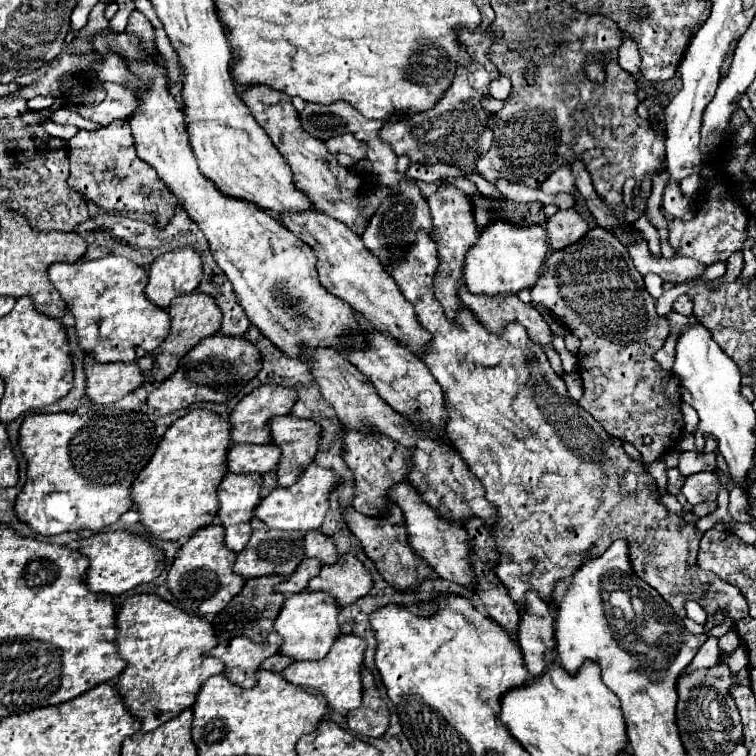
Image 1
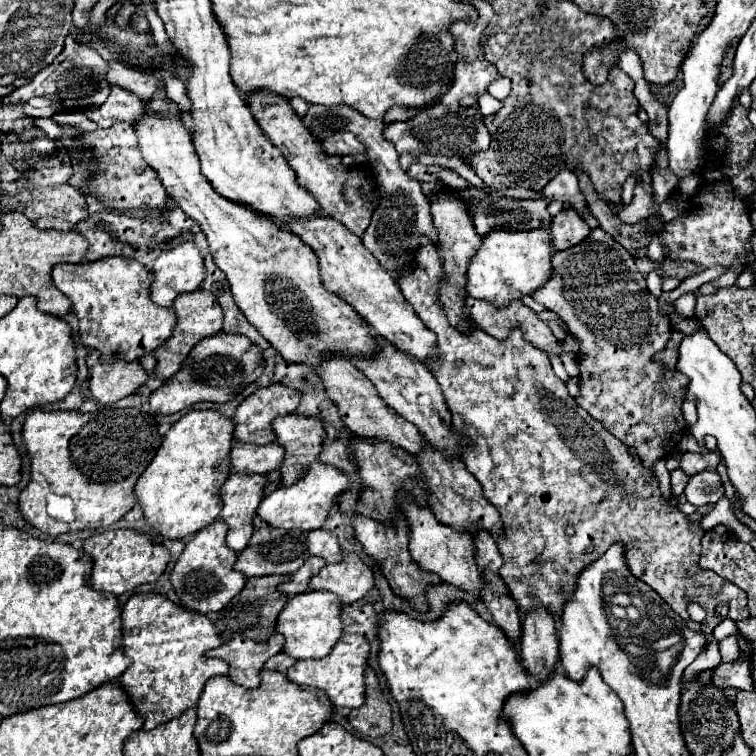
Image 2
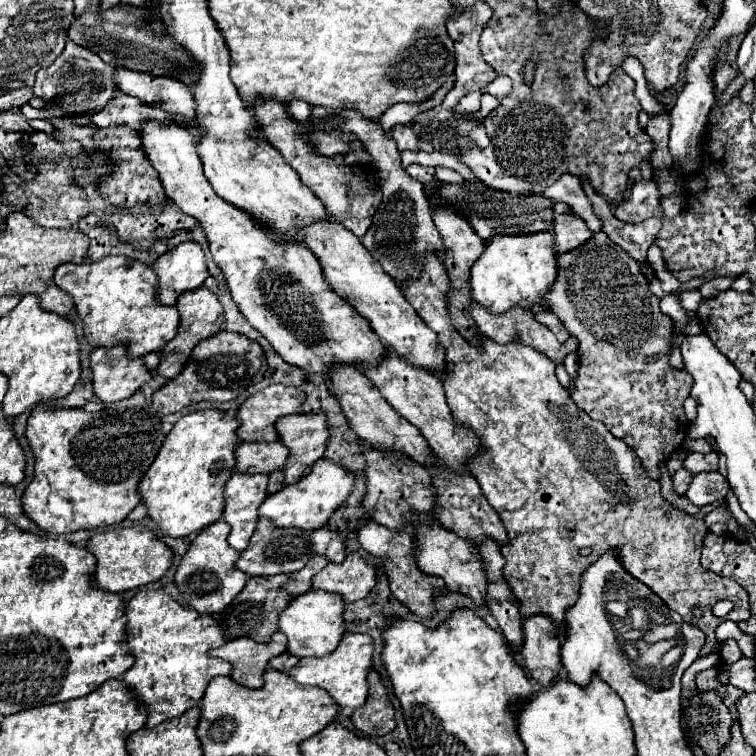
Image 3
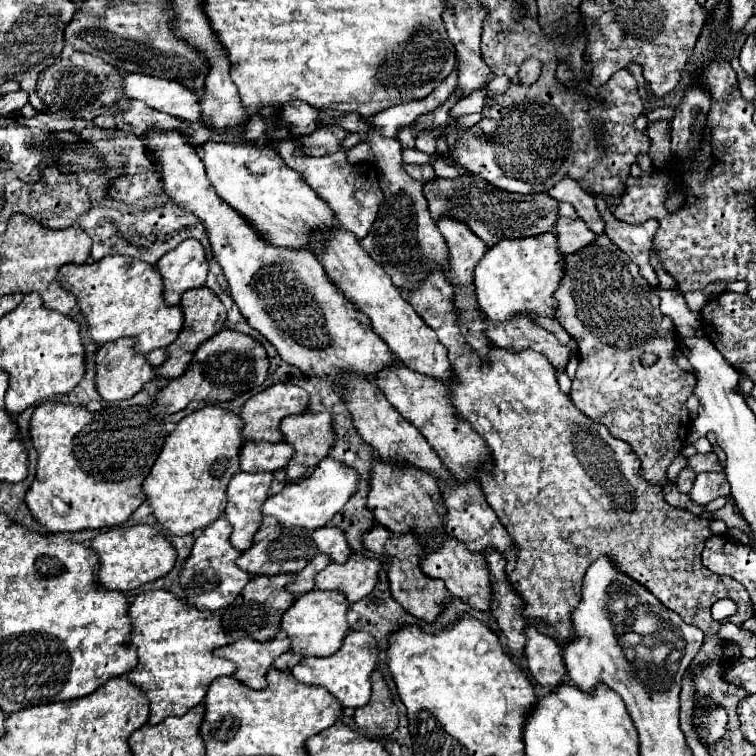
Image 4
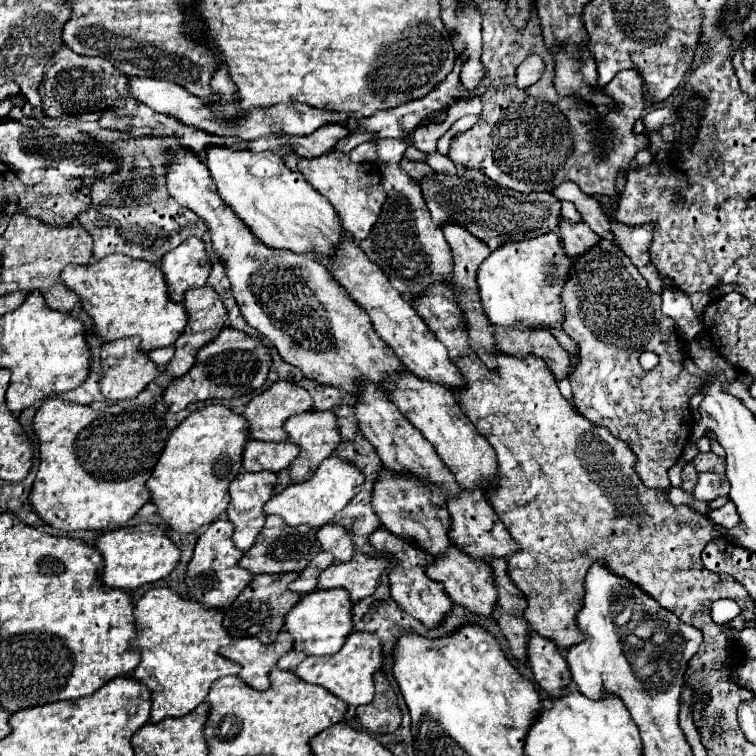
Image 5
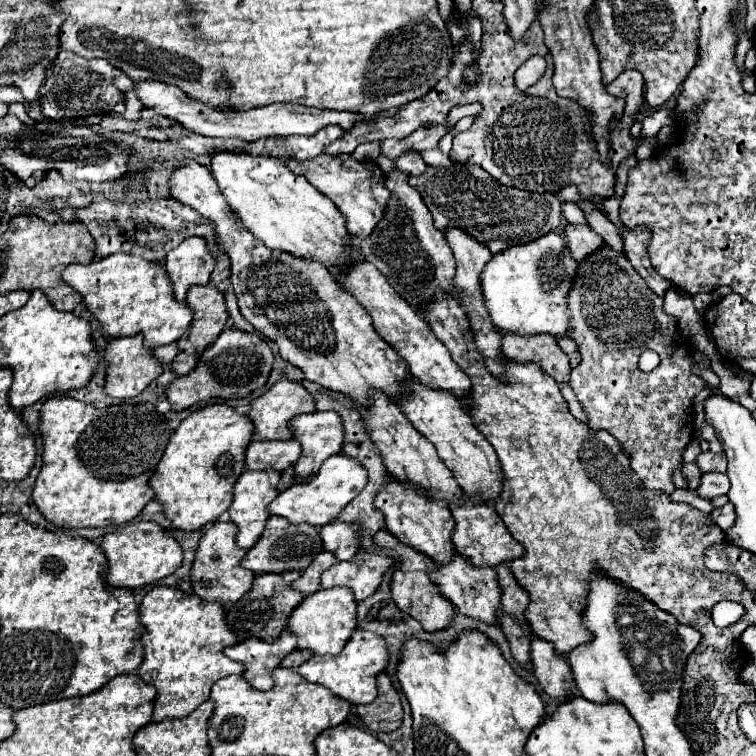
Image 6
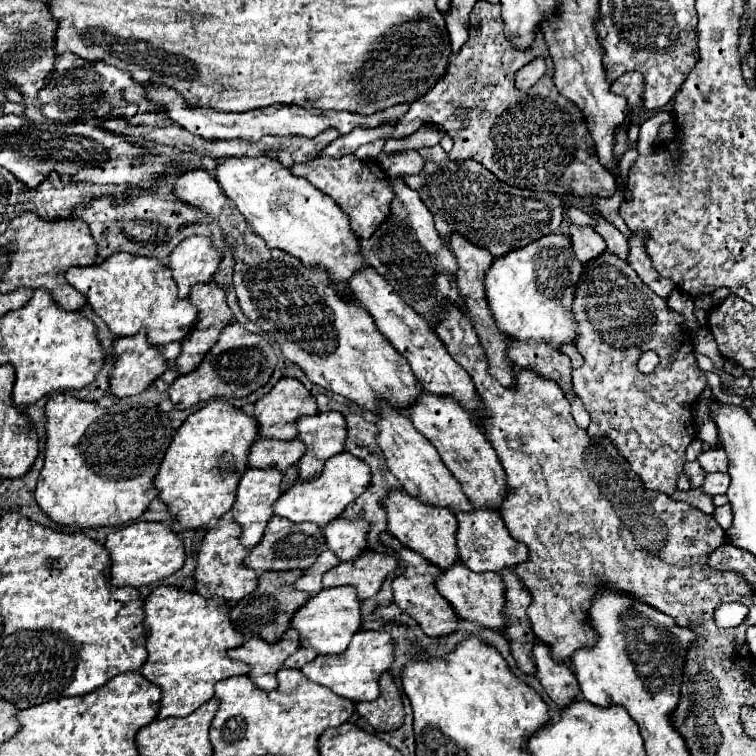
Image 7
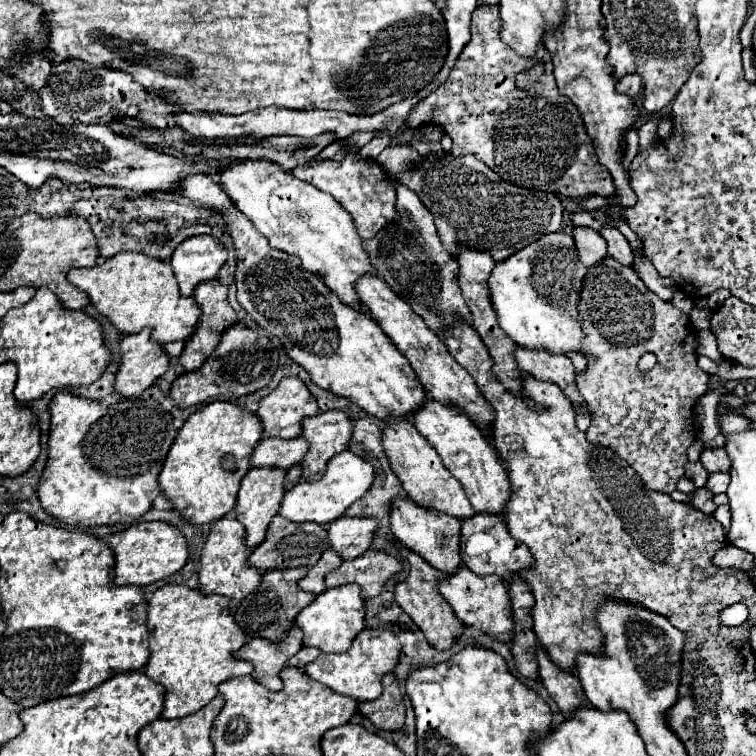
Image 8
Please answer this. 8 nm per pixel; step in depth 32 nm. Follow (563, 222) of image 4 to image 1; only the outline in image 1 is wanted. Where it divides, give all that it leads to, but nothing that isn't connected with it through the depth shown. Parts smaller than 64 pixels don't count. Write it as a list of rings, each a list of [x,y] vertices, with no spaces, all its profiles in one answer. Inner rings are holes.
[[[568,208],[568,210],[558,210],[554,216],[548,218],[546,222],[546,234],[550,240],[552,250],[560,250],[584,236],[590,226],[588,222],[580,216],[580,212]]]

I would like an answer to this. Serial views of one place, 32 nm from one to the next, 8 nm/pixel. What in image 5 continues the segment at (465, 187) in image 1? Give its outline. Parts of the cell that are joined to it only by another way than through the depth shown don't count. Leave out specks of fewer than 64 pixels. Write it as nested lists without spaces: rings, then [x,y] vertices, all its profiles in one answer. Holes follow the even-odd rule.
[[[432,152],[432,154],[428,154],[428,160],[426,160],[426,162],[428,162],[428,164],[432,166],[432,170],[438,174],[446,174],[450,176],[457,174],[454,162],[452,162],[448,156],[442,156],[440,152]]]

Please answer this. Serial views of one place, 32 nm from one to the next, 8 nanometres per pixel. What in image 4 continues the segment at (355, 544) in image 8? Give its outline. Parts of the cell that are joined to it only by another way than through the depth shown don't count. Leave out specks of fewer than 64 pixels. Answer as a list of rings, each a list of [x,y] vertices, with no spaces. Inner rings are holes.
[[[324,526],[324,528],[320,528],[320,530],[314,530],[312,538],[314,538],[314,542],[316,542],[318,552],[328,554],[328,556],[332,558],[332,562],[342,564],[342,562],[348,558],[348,554],[350,554],[346,536],[342,534],[340,528]]]

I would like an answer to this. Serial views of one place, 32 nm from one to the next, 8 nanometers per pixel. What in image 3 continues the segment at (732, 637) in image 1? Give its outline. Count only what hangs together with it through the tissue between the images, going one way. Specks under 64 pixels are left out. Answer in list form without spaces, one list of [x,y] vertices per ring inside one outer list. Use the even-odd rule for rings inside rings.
[[[734,638],[724,640],[720,644],[720,656],[722,656],[722,662],[736,662],[736,660],[742,658],[742,652],[740,652],[740,648],[738,648]]]

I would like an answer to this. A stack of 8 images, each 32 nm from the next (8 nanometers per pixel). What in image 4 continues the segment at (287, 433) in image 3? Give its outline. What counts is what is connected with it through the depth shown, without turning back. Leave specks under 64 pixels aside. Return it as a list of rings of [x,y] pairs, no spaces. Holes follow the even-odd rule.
[[[302,412],[286,416],[280,422],[284,442],[294,448],[294,456],[286,466],[288,482],[300,482],[312,472],[312,468],[326,458],[332,446],[332,424],[328,412]]]

